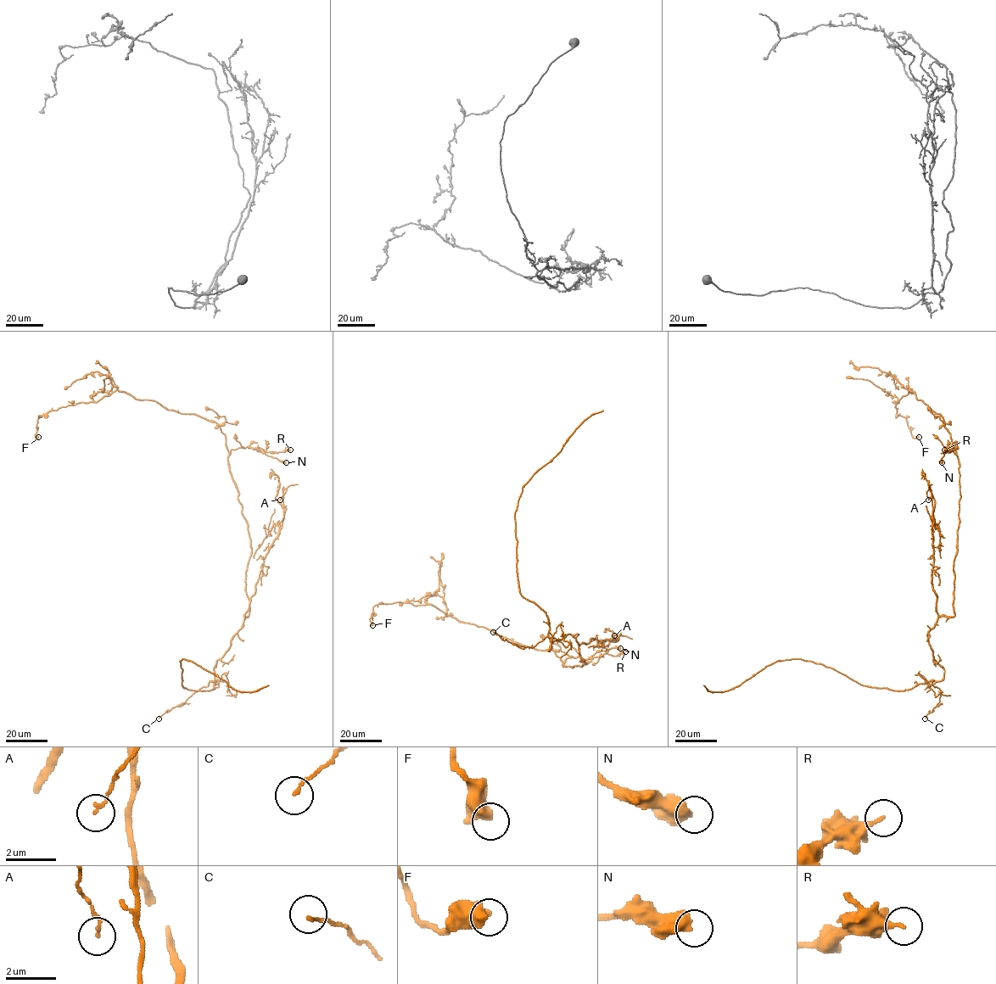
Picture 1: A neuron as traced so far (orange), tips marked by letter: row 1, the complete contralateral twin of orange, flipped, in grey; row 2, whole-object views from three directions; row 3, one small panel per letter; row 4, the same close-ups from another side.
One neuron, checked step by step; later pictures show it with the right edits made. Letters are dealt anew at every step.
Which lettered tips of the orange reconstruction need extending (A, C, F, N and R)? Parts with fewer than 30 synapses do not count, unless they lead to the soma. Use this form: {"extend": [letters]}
{"extend": []}

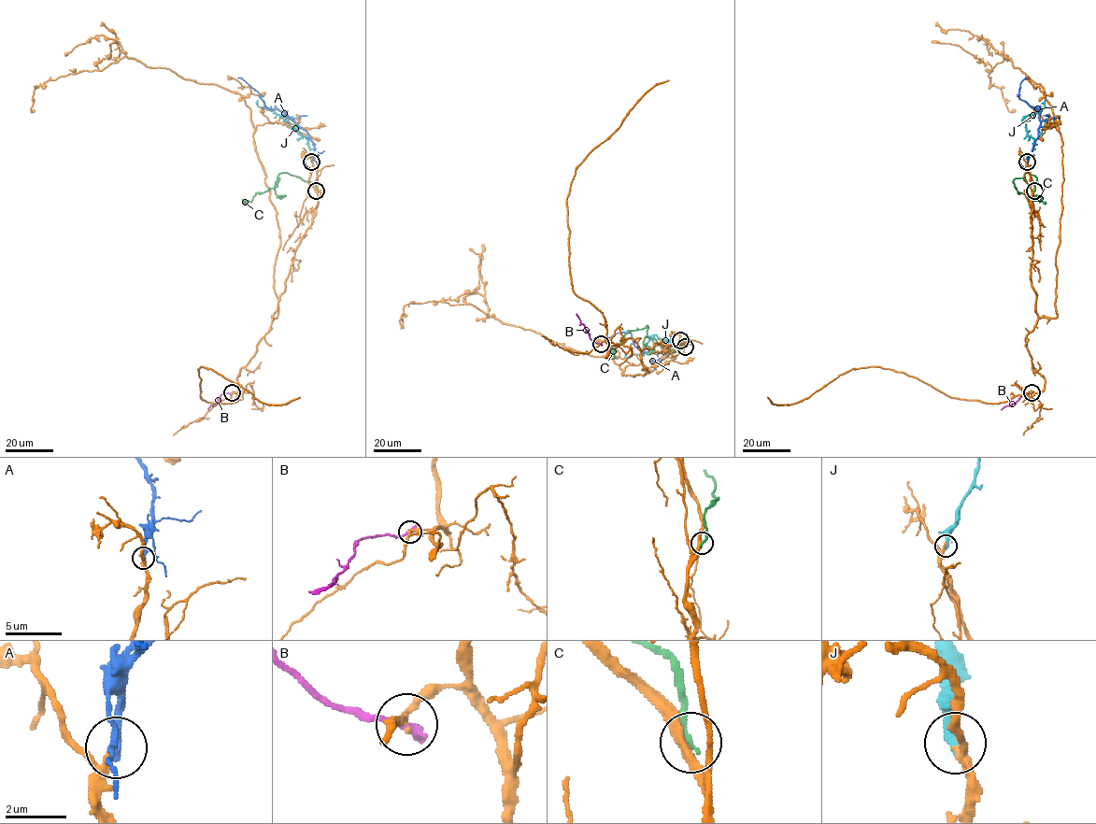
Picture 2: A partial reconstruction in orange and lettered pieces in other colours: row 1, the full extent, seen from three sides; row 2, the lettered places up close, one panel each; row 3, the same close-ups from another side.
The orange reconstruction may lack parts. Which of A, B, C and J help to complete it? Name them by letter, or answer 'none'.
J

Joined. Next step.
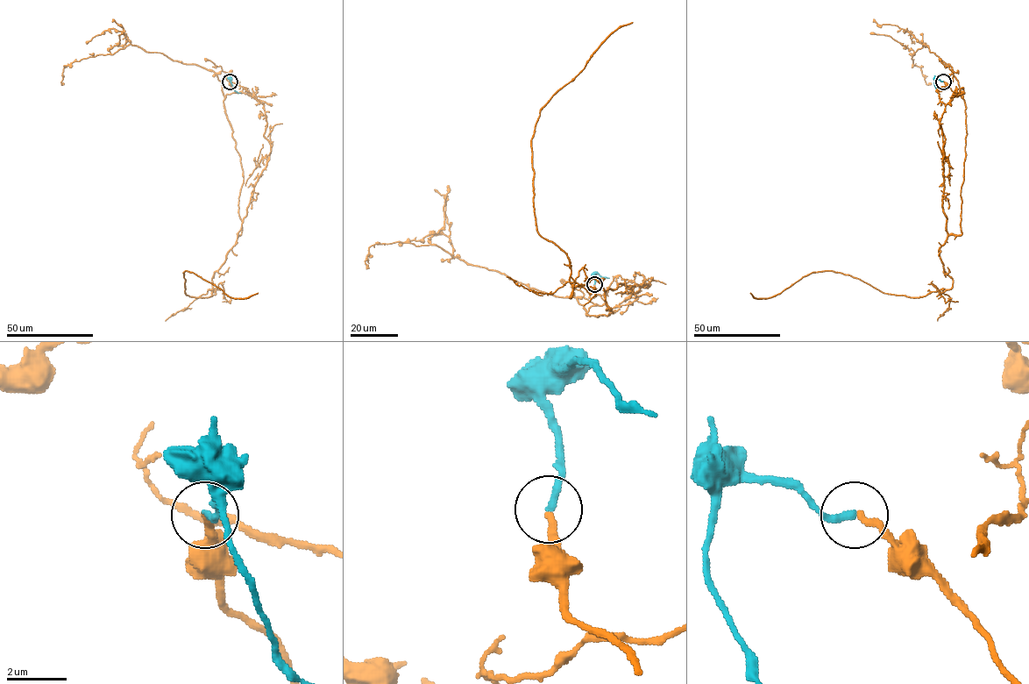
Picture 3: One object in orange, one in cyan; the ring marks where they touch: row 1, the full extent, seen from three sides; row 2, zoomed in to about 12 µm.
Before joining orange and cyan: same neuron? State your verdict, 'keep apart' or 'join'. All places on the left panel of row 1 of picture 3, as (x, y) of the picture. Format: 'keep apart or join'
join

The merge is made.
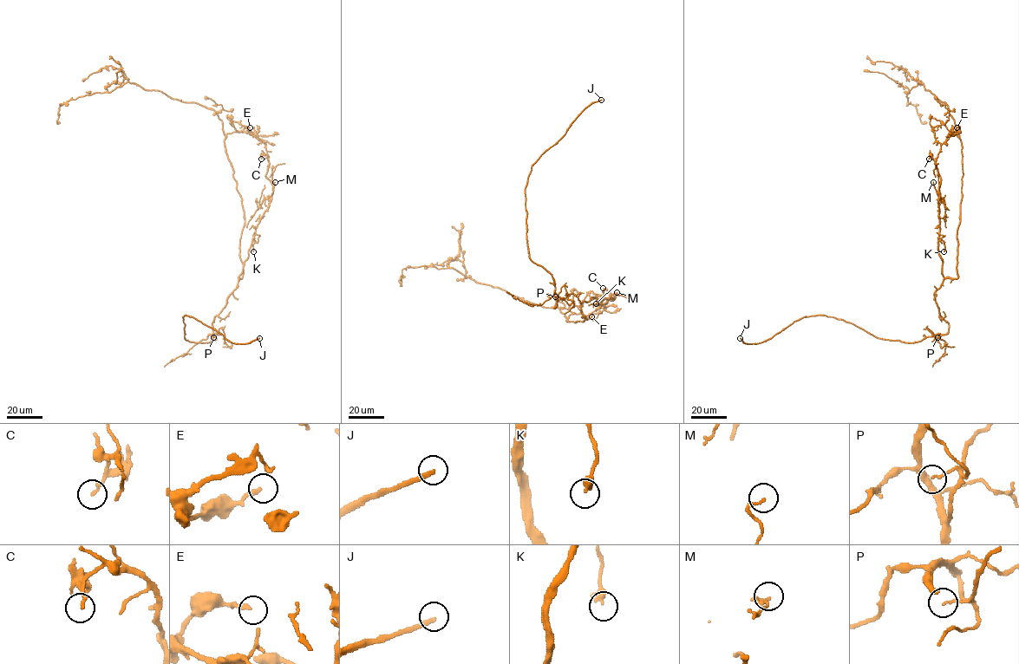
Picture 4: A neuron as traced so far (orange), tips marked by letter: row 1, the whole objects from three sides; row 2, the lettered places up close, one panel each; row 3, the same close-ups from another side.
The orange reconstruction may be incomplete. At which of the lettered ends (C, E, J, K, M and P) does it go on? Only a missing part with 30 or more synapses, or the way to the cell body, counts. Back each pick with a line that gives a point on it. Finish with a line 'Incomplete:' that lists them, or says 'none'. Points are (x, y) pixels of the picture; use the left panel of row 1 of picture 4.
Incomplete: none

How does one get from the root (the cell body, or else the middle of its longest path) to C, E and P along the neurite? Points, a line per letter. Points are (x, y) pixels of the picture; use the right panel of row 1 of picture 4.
C: (956, 259), (957, 276), (944, 277), (938, 249), (938, 186), (941, 178), (933, 158), (930, 155), (929, 159)
E: (956, 259), (963, 174), (961, 139), (953, 132), (960, 129), (956, 127)
P: (956, 259), (957, 276), (945, 278), (934, 294), (939, 314), (949, 324), (949, 331), (937, 337)

